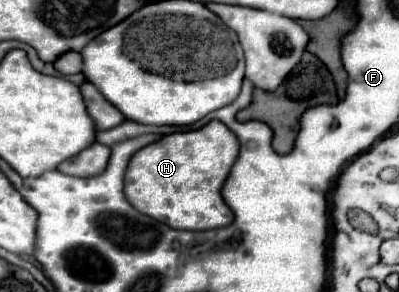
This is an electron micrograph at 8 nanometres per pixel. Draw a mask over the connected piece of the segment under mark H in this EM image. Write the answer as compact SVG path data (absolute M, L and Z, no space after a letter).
M211 120L209 124L205 124L199 130L167 134L167 136L159 138L157 142L137 150L131 156L129 166L125 170L125 198L141 214L147 214L147 216L151 216L151 218L175 228L175 230L213 230L213 228L223 228L223 226L231 224L233 212L223 202L221 186L223 186L225 178L229 176L229 170L235 164L237 154L239 154L239 140L219 120Z

